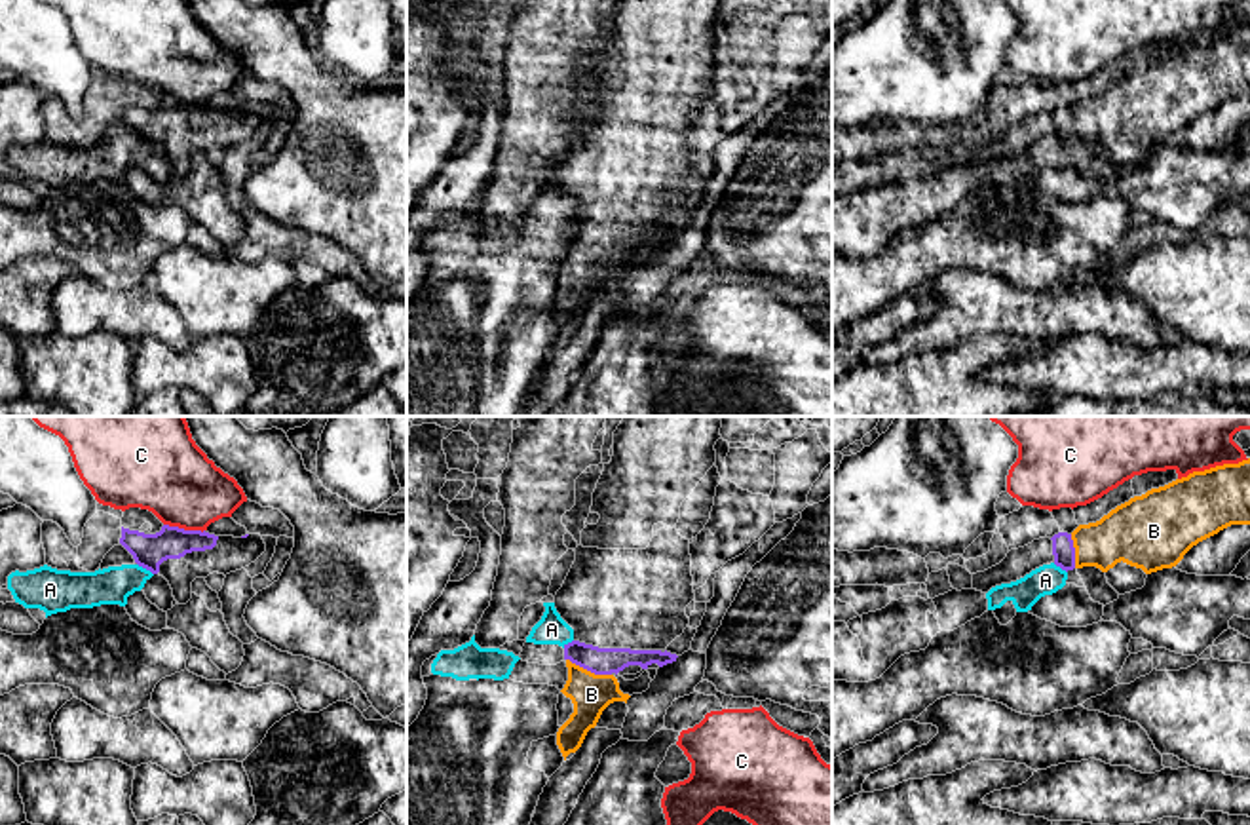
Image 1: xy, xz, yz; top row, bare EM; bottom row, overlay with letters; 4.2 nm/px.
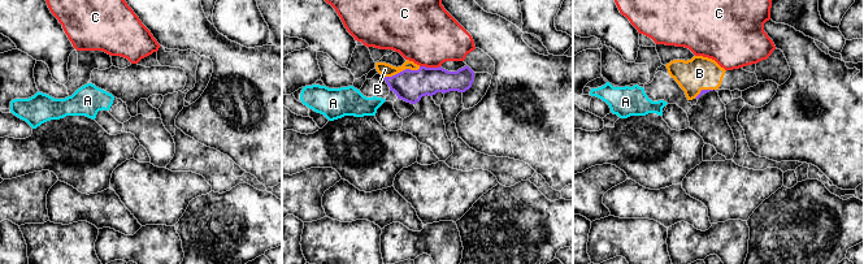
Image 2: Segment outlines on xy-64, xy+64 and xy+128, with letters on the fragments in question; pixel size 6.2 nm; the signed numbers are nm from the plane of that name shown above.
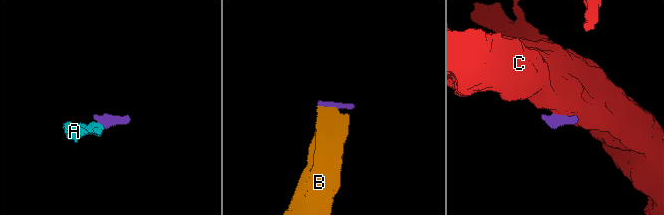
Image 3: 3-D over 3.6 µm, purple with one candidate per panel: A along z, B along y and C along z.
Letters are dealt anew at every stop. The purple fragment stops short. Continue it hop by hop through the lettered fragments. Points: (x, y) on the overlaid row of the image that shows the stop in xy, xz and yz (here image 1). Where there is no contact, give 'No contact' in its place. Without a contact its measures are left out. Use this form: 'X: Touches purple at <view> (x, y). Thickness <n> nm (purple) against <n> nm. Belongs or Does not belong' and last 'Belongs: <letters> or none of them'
A: Touches purple at xy (145, 567). Thickness 140 nm (purple) against 160 nm. Does not belong
B: Touches purple at xz (589, 670). Thickness 110 nm (purple) against 170 nm. Belongs
C: Touches purple at xy (183, 529). Thickness 140 nm (purple) against 360 nm. Does not belong
Belongs: B

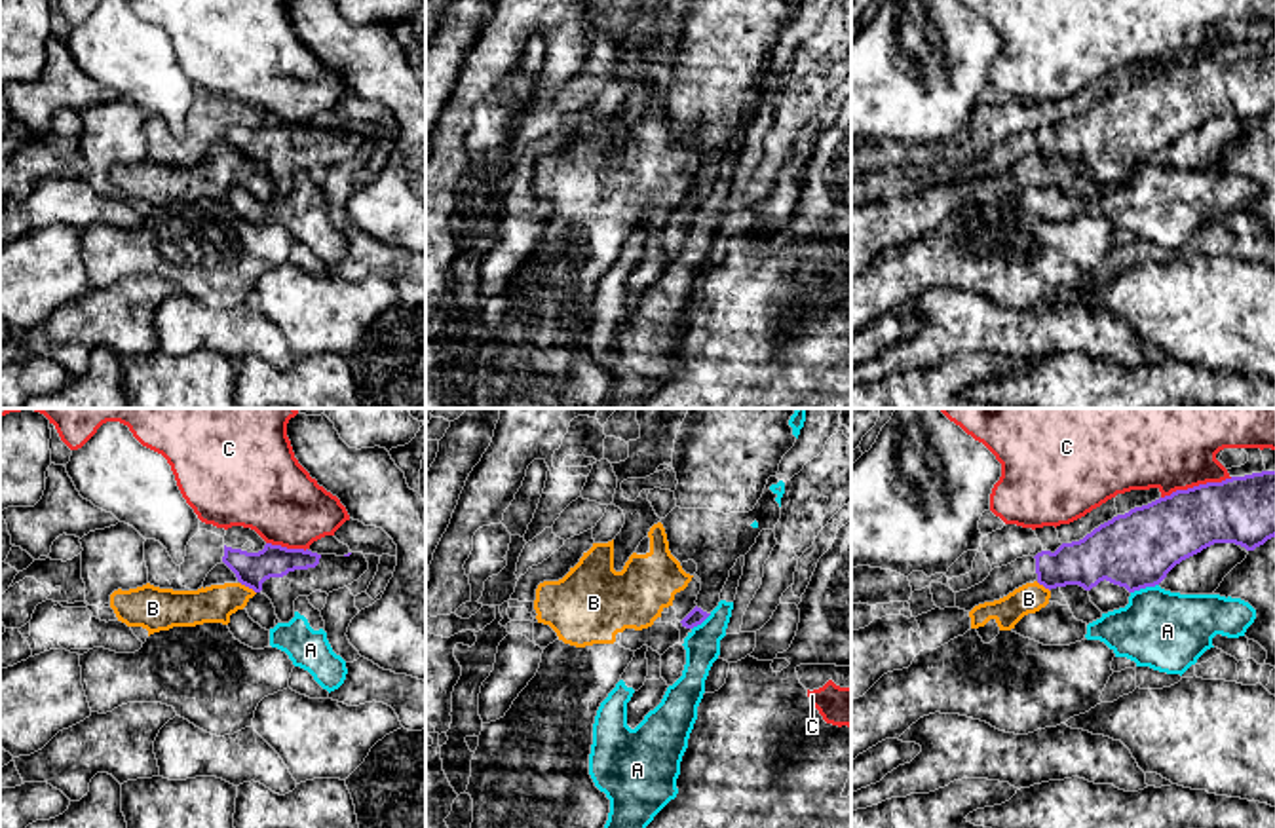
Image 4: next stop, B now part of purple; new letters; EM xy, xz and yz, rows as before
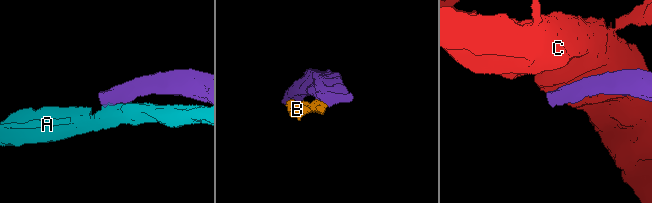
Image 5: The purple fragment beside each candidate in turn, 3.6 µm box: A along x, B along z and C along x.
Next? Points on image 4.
A: Touches purple at yz (1144, 587). Thickness 320 nm (purple) against 340 nm. Does not belong
B: Touches purple at xy (247, 585). Thickness 140 nm (purple) against 160 nm. Does not belong
C: Touches purple at yz (1196, 487). Thickness 280 nm (purple) against 440 nm. Does not belong
Belongs: none of them

